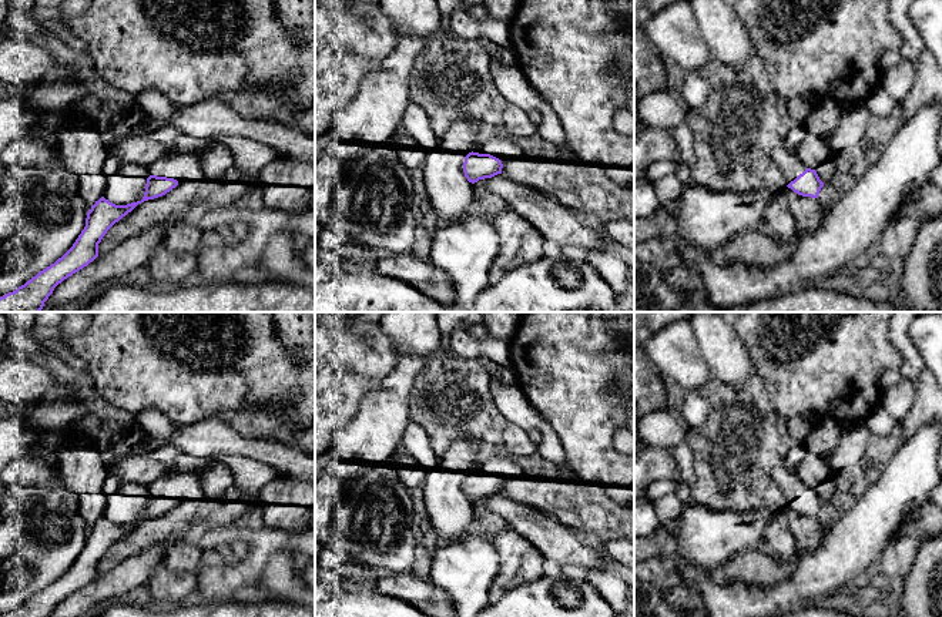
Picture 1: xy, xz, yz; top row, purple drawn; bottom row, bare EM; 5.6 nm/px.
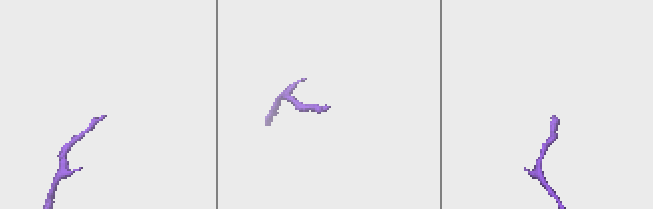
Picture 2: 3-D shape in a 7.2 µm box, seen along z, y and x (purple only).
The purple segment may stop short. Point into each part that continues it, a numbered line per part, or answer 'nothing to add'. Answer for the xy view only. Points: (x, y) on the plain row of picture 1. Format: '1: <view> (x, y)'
1: xy (180, 485)

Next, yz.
1: yz (790, 485)

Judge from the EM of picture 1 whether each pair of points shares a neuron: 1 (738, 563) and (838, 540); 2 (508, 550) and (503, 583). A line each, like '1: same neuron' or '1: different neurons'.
1: different neurons
2: same neuron

